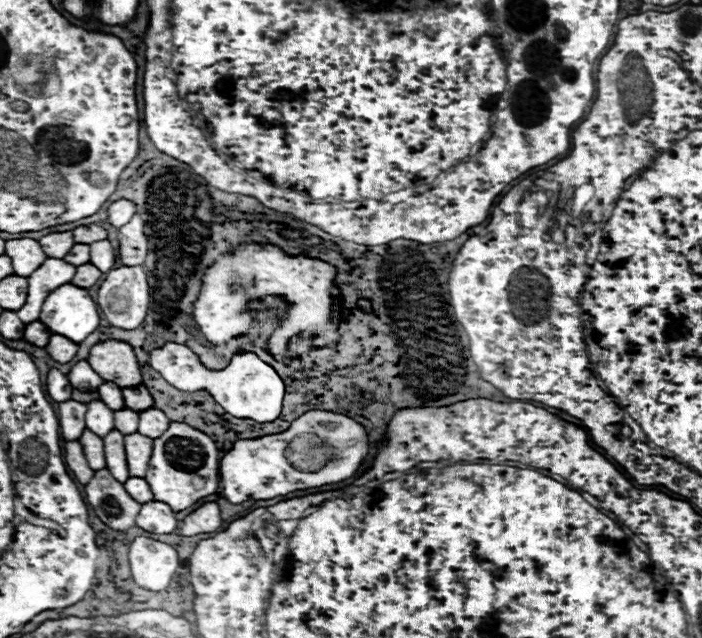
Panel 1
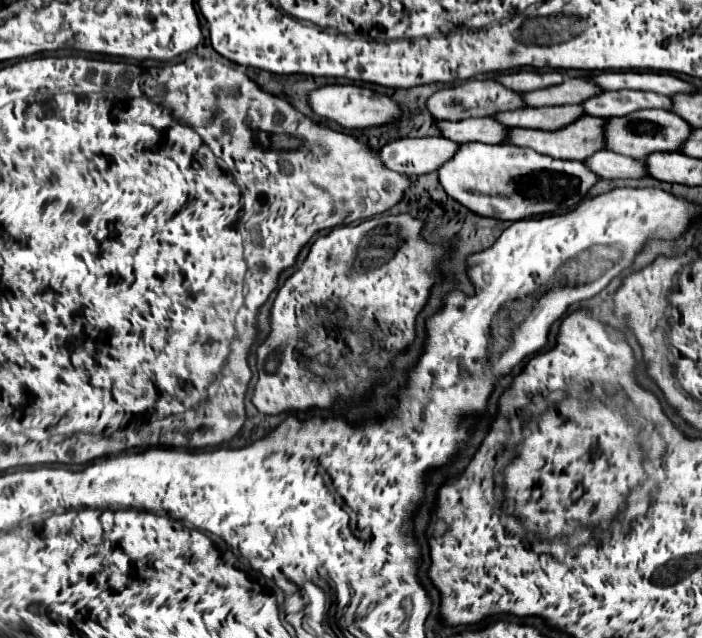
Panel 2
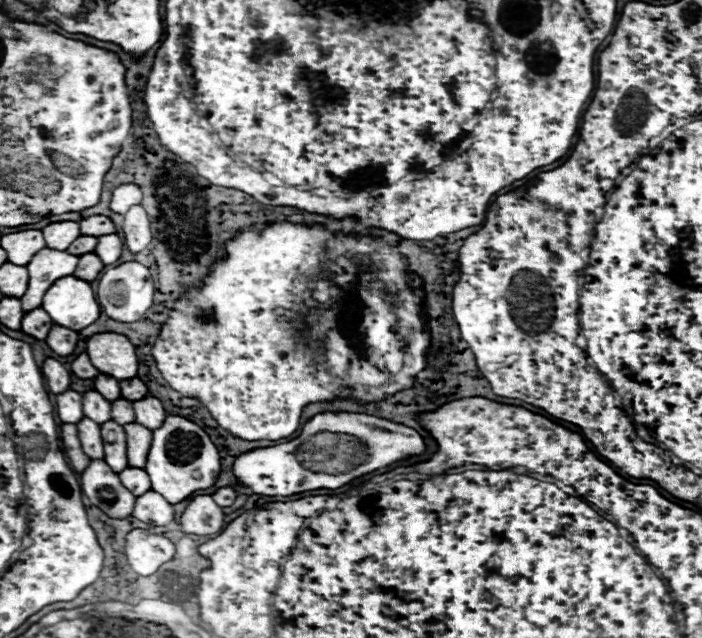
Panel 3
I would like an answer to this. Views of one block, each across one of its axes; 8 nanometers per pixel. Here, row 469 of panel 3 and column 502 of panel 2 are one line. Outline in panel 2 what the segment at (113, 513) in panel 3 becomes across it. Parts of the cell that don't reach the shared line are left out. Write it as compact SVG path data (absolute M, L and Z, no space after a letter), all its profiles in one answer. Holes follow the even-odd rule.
M476 78L442 88L438 92L434 92L426 102L428 112L438 120L464 120L464 118L474 118L474 116L488 116L488 114L494 114L500 110L516 110L520 106L524 106L524 102L516 92L500 86L498 82L476 80Z

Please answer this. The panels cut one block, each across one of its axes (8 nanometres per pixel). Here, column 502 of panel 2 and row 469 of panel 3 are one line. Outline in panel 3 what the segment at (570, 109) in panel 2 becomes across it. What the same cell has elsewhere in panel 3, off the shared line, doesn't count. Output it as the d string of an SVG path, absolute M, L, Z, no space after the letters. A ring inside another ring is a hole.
M106 422L100 426L100 434L104 442L104 460L120 474L126 468L126 432L116 422Z

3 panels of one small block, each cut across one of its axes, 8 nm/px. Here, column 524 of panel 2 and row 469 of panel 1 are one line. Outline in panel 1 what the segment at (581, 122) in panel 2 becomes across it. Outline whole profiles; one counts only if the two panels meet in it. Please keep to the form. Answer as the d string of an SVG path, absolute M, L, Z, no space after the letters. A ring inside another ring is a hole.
M130 434L124 436L124 446L126 446L126 460L128 460L128 470L130 476L144 478L148 470L148 462L152 456L152 444L154 440L142 436L142 434Z

